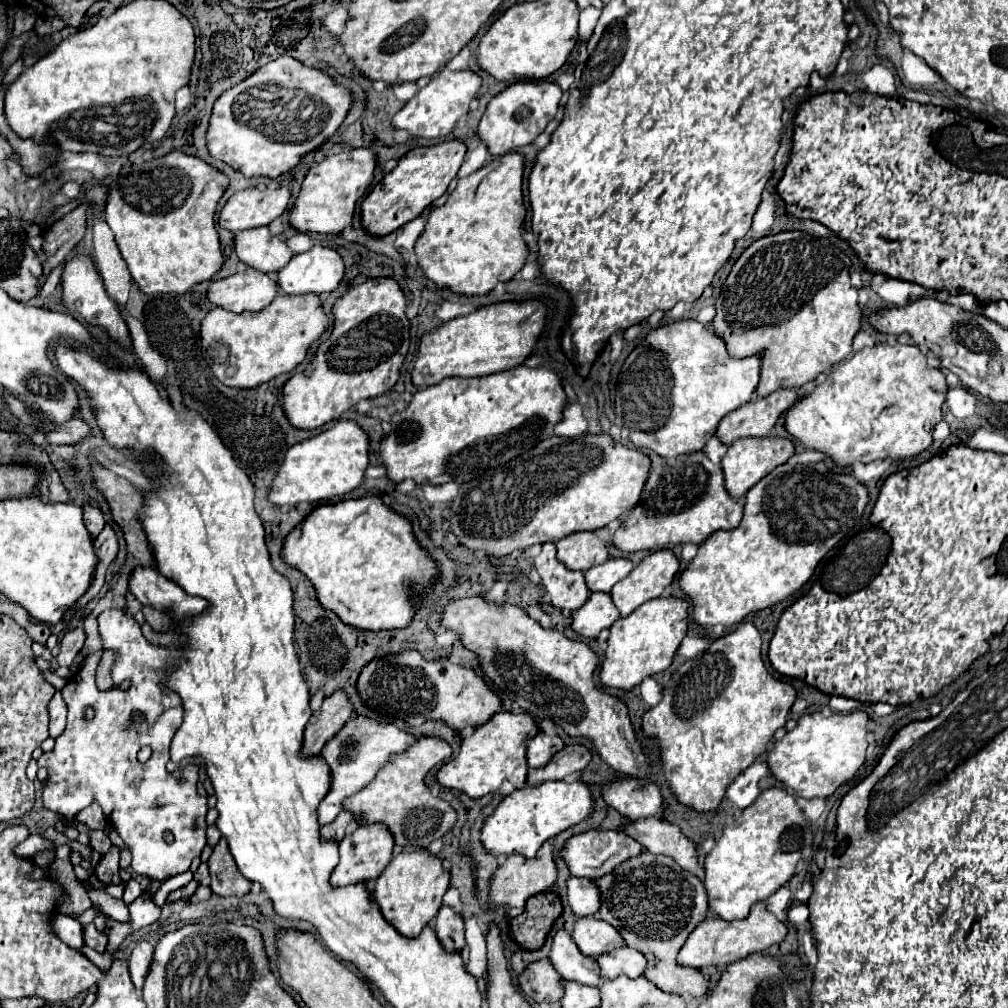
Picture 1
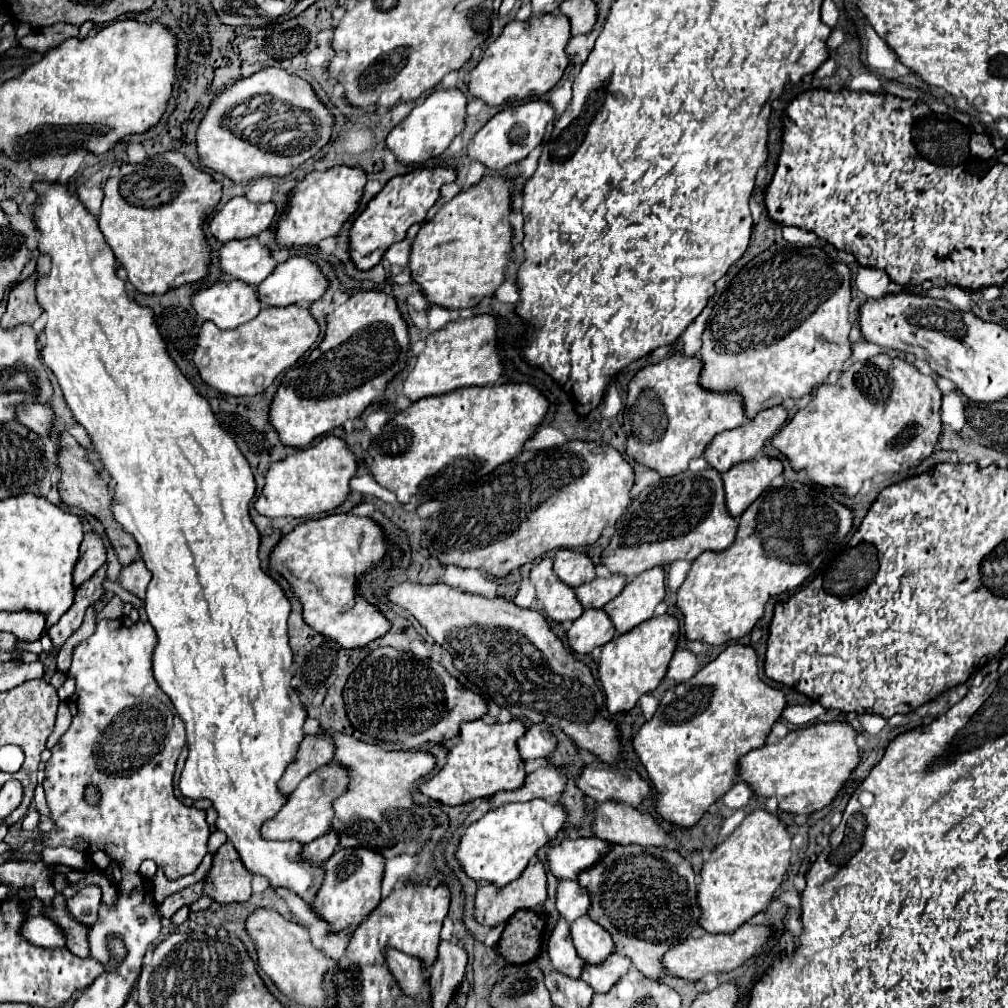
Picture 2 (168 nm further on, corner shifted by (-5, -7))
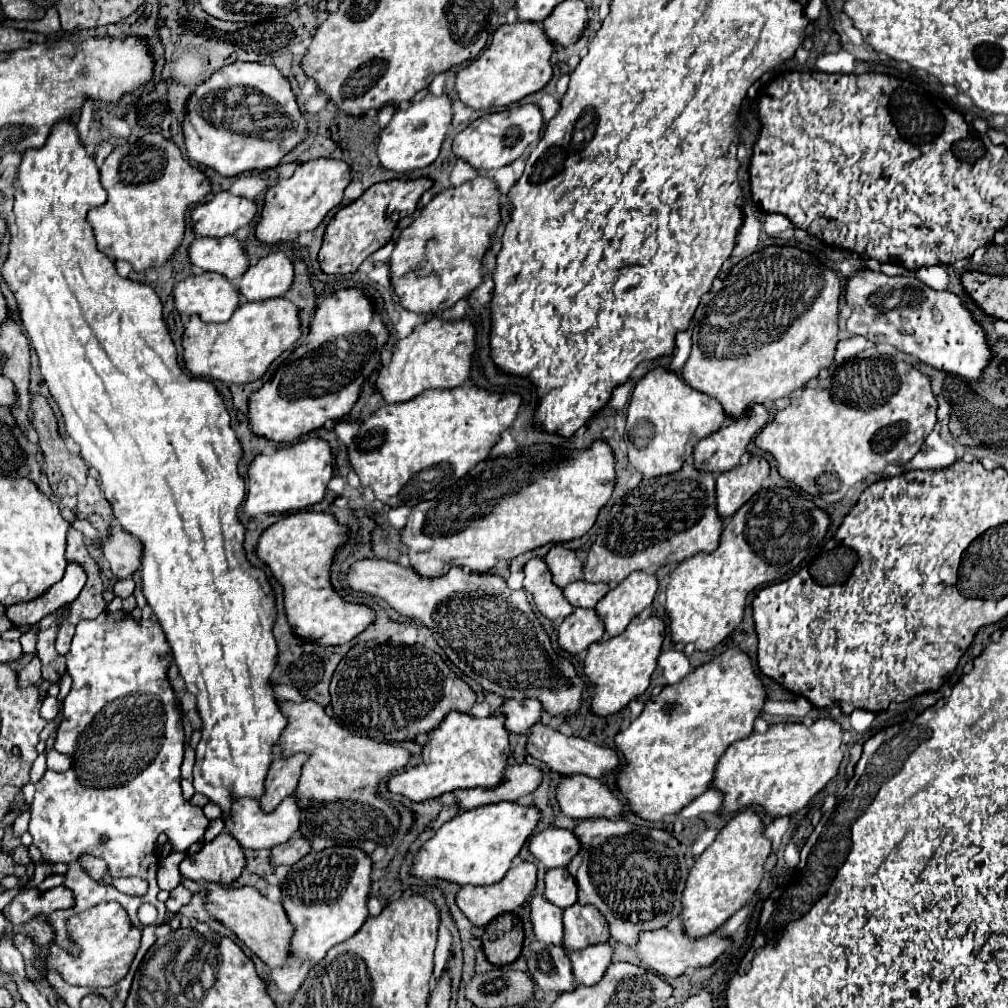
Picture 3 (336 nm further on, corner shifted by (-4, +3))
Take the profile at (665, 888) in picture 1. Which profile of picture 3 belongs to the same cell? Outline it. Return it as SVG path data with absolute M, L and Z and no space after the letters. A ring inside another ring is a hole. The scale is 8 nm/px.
M586 819L586 821L578 821L578 827L574 829L576 837L580 839L580 851L578 855L570 861L568 865L568 871L572 873L572 877L576 879L578 883L578 903L580 905L594 905L608 921L610 925L610 935L616 943L624 943L624 945L630 945L630 947L636 947L636 941L640 937L642 931L650 931L650 929L662 929L664 925L668 925L668 921L672 921L672 917L678 917L680 911L682 911L682 891L684 891L684 885L686 885L686 877L688 877L688 861L686 861L686 853L684 849L680 847L680 843L668 833L668 831L662 831L662 829L648 829L648 827L634 827L626 821L608 821L608 819Z

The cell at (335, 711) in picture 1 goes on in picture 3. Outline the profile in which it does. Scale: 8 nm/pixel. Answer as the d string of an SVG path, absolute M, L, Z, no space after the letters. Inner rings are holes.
M296 753L296 755L288 755L288 757L278 755L272 761L266 783L264 783L266 793L260 799L260 807L264 811L274 811L284 797L288 797L290 793L296 791L300 769L306 763L306 759L308 759L306 753Z

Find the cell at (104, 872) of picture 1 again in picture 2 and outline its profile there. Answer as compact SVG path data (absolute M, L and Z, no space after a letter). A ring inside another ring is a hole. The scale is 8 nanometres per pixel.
M91 885L77 891L71 899L67 899L67 911L83 925L93 925L97 921L97 909L101 903L101 889Z

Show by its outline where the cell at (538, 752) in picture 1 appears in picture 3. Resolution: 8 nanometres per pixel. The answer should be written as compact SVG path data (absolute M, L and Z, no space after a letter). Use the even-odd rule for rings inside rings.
M536 699L504 701L500 713L506 715L506 729L514 735L528 735L528 729L542 717L542 705Z

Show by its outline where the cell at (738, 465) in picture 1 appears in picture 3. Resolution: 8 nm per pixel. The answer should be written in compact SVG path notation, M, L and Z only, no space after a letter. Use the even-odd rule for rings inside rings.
M752 457L746 465L738 465L732 471L724 471L718 473L716 477L716 497L718 497L718 513L722 517L730 517L734 515L762 485L762 479L768 477L770 473L770 463L764 457Z

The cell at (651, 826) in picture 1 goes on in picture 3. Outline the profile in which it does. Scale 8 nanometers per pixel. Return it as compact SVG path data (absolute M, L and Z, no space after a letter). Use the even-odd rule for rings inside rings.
M586 775L562 777L556 799L566 817L584 819L624 819L624 805L614 791L600 779Z

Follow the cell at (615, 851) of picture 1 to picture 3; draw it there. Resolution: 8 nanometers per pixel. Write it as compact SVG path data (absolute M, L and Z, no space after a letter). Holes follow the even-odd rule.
M550 827L542 833L536 833L530 841L530 851L540 859L548 869L566 867L572 857L578 853L580 841L570 829Z

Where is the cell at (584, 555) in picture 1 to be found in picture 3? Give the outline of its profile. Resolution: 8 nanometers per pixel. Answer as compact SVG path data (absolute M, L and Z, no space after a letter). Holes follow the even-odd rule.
M556 545L548 551L544 561L552 571L552 581L558 587L566 587L568 583L584 577L584 561L570 549Z

